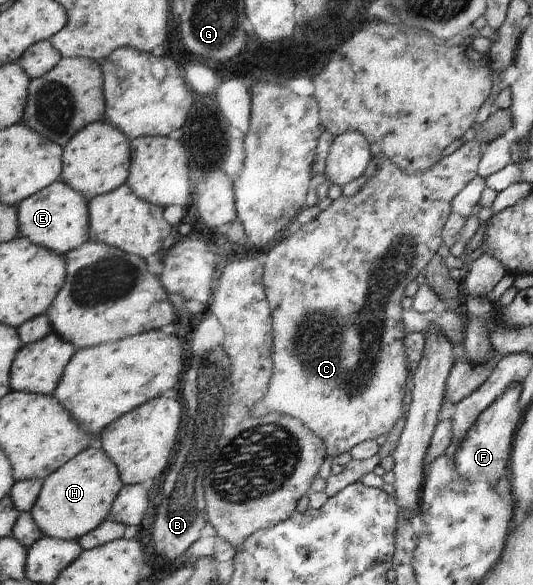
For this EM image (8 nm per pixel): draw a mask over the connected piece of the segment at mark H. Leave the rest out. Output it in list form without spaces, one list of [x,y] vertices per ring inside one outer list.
[[[99,445],[92,446],[45,479],[31,514],[46,536],[66,541],[78,540],[109,519],[124,485],[121,471],[109,454]]]

